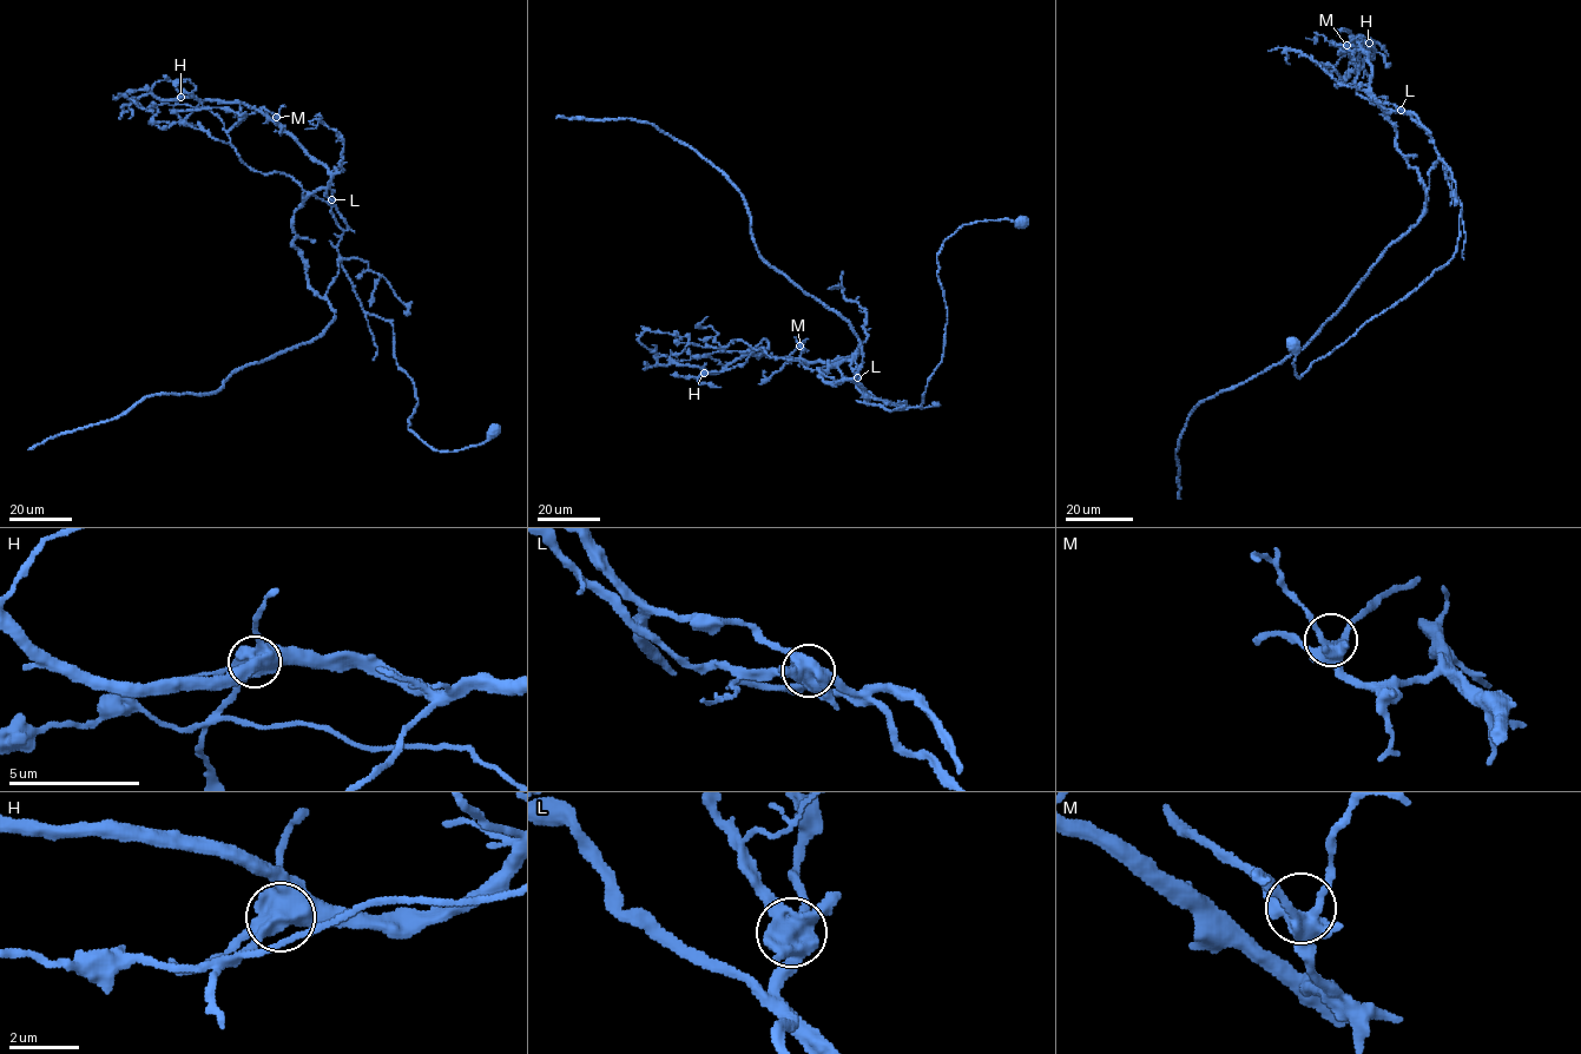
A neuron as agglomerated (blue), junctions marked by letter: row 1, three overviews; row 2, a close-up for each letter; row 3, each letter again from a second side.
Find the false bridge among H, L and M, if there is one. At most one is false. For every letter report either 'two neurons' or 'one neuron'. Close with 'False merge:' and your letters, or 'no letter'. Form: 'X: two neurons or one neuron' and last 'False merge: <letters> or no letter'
H: one neuron
L: two neurons
M: one neuron
False merge: L

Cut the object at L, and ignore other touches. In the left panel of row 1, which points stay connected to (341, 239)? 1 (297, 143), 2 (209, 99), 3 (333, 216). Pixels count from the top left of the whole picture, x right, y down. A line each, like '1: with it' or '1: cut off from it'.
1: cut off from it
2: cut off from it
3: with it

